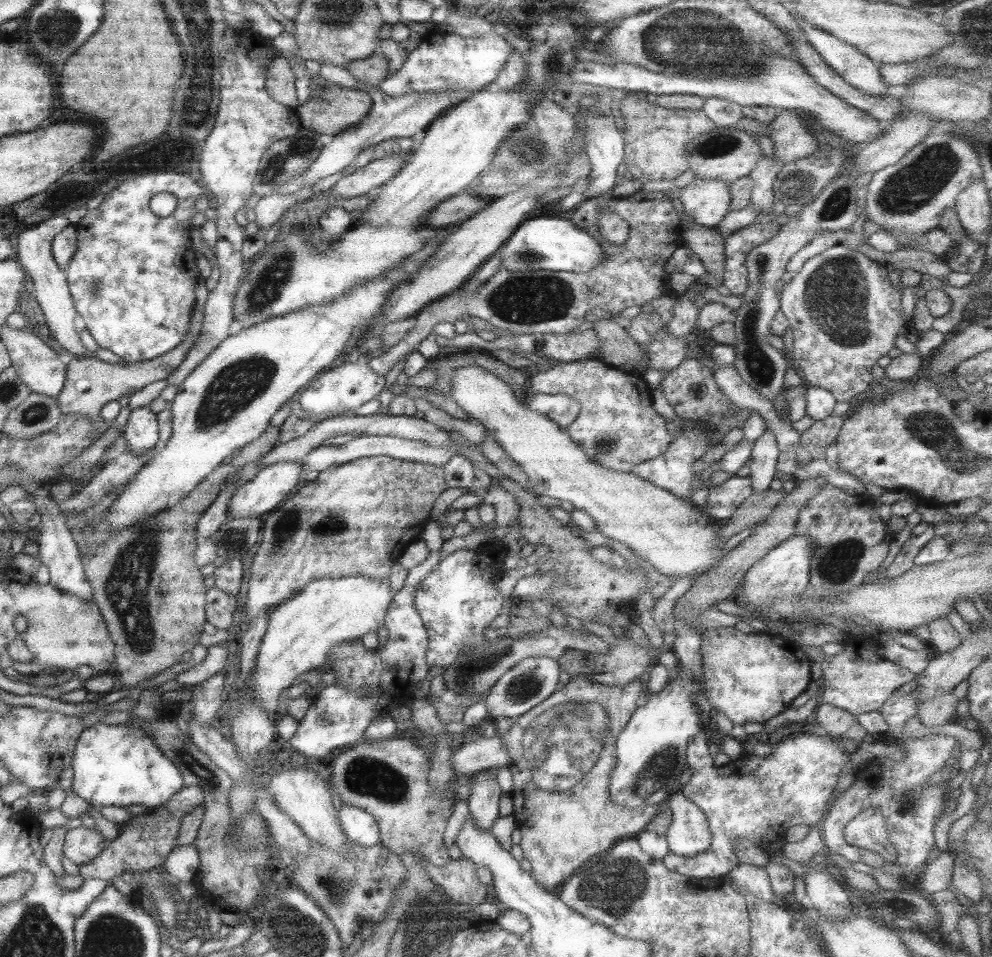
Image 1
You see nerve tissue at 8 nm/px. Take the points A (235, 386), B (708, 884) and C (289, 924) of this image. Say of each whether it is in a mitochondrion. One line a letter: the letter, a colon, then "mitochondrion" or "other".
A: mitochondrion
B: other
C: mitochondrion

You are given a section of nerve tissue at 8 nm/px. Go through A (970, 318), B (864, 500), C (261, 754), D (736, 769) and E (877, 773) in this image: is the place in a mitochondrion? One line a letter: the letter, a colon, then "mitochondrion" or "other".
A: other
B: other
C: other
D: other
E: mitochondrion

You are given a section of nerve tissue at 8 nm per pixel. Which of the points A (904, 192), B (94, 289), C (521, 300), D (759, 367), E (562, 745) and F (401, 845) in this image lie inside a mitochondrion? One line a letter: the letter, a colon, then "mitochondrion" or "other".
A: mitochondrion
B: mitochondrion
C: mitochondrion
D: mitochondrion
E: mitochondrion
F: other

